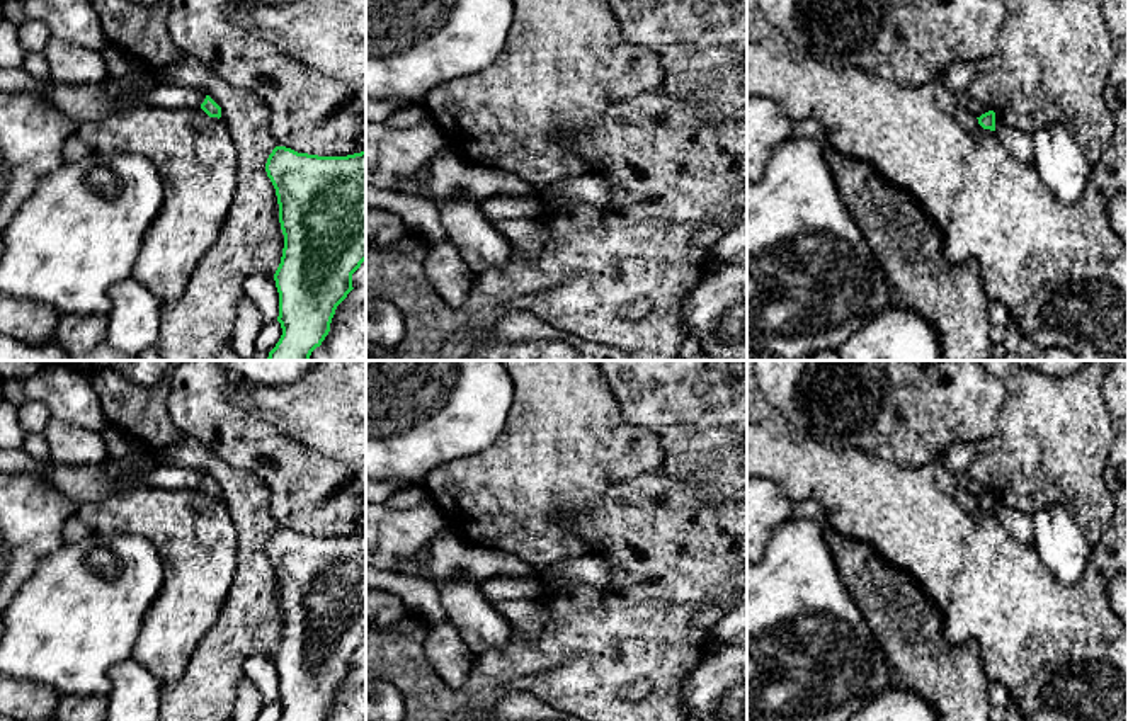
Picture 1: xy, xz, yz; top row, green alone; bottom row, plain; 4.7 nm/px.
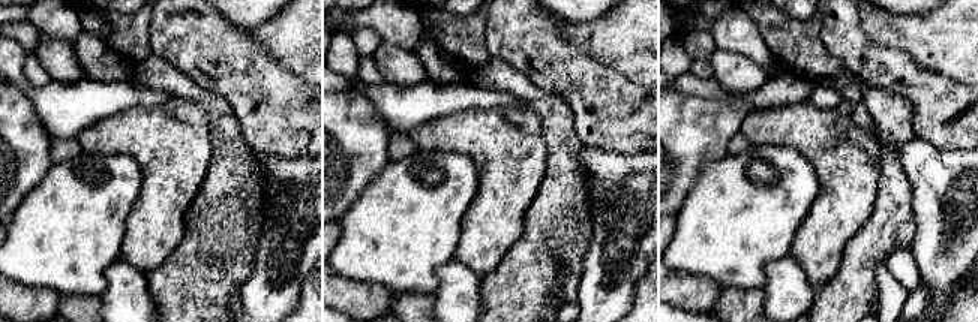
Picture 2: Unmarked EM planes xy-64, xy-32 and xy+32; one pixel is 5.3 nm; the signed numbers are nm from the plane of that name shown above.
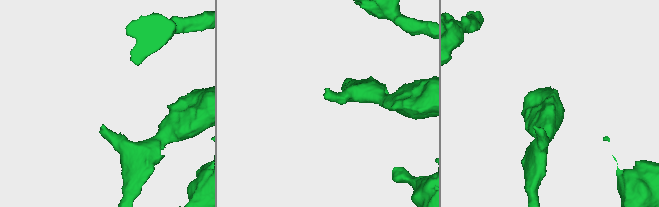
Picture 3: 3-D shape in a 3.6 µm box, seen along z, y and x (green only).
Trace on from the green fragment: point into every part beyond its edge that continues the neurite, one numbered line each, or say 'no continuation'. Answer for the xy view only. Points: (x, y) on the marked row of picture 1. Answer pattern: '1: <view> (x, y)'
1: xy (80, 104)

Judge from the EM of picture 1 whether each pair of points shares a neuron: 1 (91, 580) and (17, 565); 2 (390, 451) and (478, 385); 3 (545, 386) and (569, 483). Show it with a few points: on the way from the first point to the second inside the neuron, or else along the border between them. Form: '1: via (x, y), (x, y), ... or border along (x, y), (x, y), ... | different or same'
1: border along (63, 545), (38, 563), (17, 592) | different
2: via (414, 451), (419, 451), (461, 408) | same
3: via (564, 410), (564, 459) | same

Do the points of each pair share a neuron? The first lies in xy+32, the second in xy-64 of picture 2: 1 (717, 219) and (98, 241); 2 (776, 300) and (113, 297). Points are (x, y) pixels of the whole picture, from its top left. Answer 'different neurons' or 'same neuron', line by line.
1: same neuron
2: same neuron

